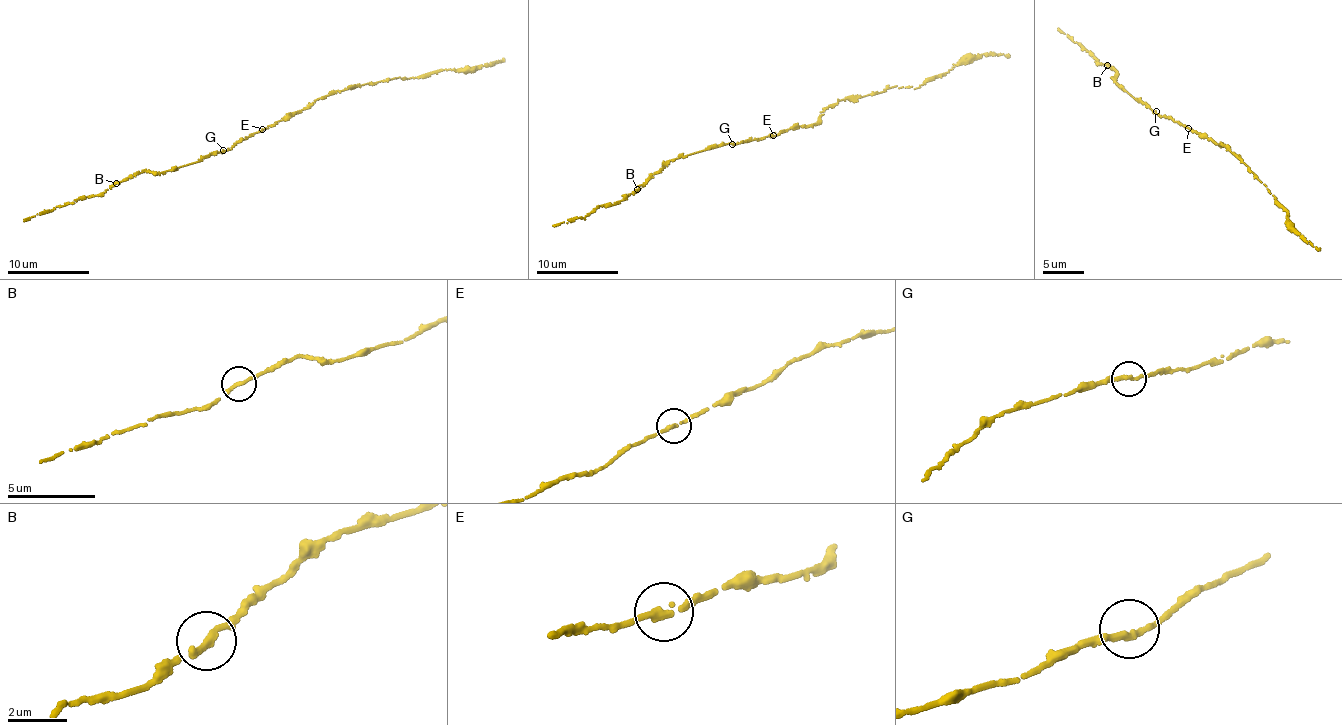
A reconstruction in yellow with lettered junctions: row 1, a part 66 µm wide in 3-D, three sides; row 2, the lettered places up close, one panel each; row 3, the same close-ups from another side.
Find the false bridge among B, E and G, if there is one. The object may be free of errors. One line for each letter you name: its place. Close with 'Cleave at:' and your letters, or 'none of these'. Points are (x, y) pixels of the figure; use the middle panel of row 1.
Cleave at: none of these

